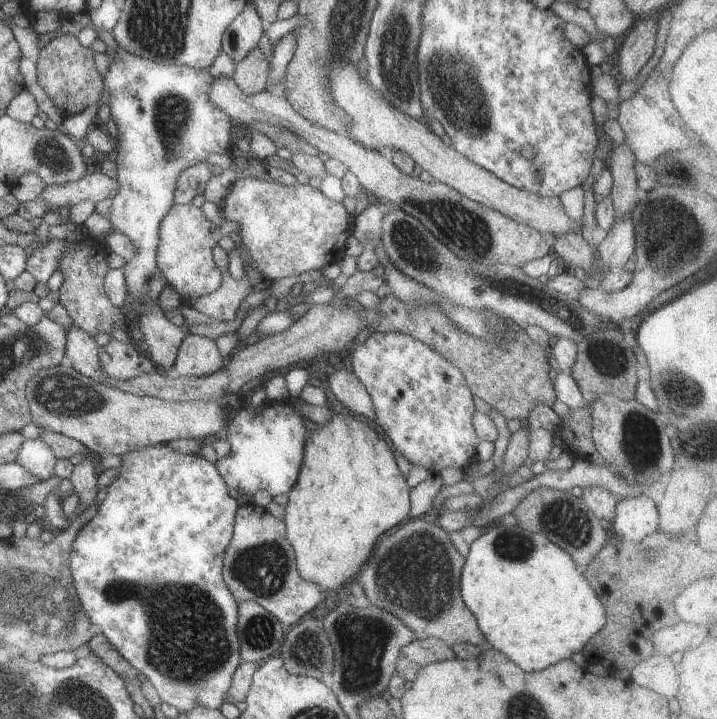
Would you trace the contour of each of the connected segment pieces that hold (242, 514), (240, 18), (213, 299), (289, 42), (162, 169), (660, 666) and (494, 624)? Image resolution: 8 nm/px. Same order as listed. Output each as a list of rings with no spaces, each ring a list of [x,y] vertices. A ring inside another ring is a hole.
[[[256,504],[239,506],[233,535],[224,553],[223,576],[238,604],[246,600],[257,602],[289,629],[304,615],[309,616],[328,594],[300,576],[286,531],[285,522],[272,516],[265,507]]]
[[[249,2],[223,34],[221,50],[224,50],[234,63],[240,62],[258,44],[264,29],[263,20],[253,3]]]
[[[219,245],[214,247],[213,259],[220,269],[222,284],[214,292],[192,297],[189,305],[208,315],[214,322],[227,322],[236,318],[240,304],[252,292],[250,291],[252,284],[243,278],[240,280],[232,278],[229,273],[229,254]]]
[[[297,30],[290,31],[280,38],[280,40],[273,47],[271,54],[271,69],[268,79],[268,91],[279,92],[282,84],[282,77],[288,63],[294,58],[294,50],[297,49]]]
[[[120,49],[114,54],[109,54],[108,60],[110,65],[108,71],[103,76],[103,81],[108,89],[109,97],[107,105],[110,106],[112,122],[118,127],[118,135],[116,137],[116,172],[115,179],[118,183],[118,192],[114,195],[112,207],[110,212],[105,216],[112,224],[116,231],[122,232],[122,234],[128,235],[128,238],[136,245],[137,253],[134,258],[131,258],[123,266],[125,270],[125,281],[127,282],[127,302],[125,303],[124,310],[125,316],[128,320],[129,327],[135,327],[137,324],[137,315],[133,308],[136,303],[143,303],[144,301],[154,301],[158,303],[158,296],[160,292],[168,285],[163,272],[157,267],[157,246],[159,243],[159,228],[162,219],[166,216],[166,213],[170,210],[170,207],[174,205],[174,190],[176,190],[176,180],[180,176],[180,172],[186,170],[190,166],[200,164],[200,162],[207,162],[208,156],[212,152],[218,152],[219,154],[230,154],[234,143],[232,142],[232,122],[233,120],[222,110],[219,109],[209,99],[209,88],[213,81],[213,76],[210,75],[208,70],[196,70],[189,66],[180,65],[163,65],[157,62],[151,61],[146,57],[136,56],[126,49]]]
[[[655,654],[652,658],[640,661],[631,670],[630,680],[638,686],[674,698],[678,694],[678,678],[674,676],[674,664],[670,658]]]
[[[497,522],[487,528],[487,531],[477,538],[470,545],[468,554],[465,556],[465,563],[460,575],[460,594],[470,612],[476,617],[479,629],[486,637],[490,648],[496,649],[499,653],[505,654],[512,662],[515,662],[524,672],[541,671],[553,664],[572,658],[574,654],[582,652],[584,644],[600,632],[607,622],[605,606],[601,598],[596,594],[591,584],[588,584],[586,577],[578,570],[574,559],[570,558],[558,545],[555,545],[546,535],[530,532],[520,525],[505,525]]]

